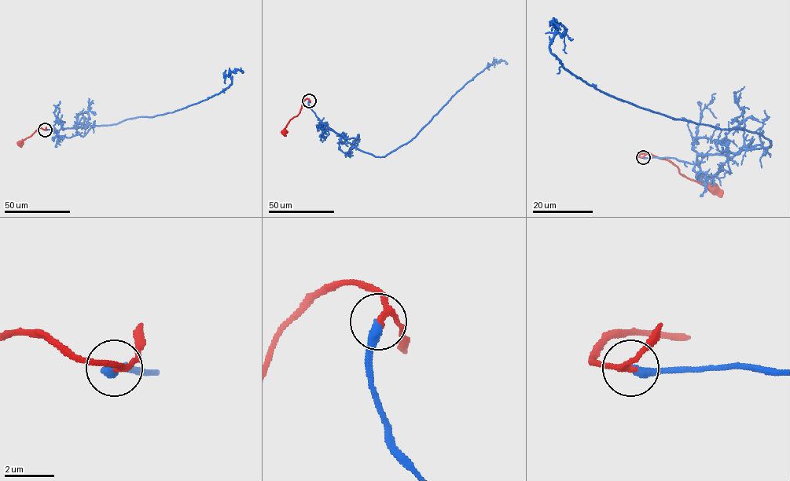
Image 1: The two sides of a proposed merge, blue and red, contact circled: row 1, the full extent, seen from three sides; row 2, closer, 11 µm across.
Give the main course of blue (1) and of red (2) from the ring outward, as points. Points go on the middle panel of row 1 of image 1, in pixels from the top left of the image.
1: (309, 100), (321, 124), (363, 152), (384, 156), (410, 141), (496, 60), (494, 62), (506, 64)
2: (309, 100), (306, 98), (303, 102), (300, 111), (290, 120), (284, 132)

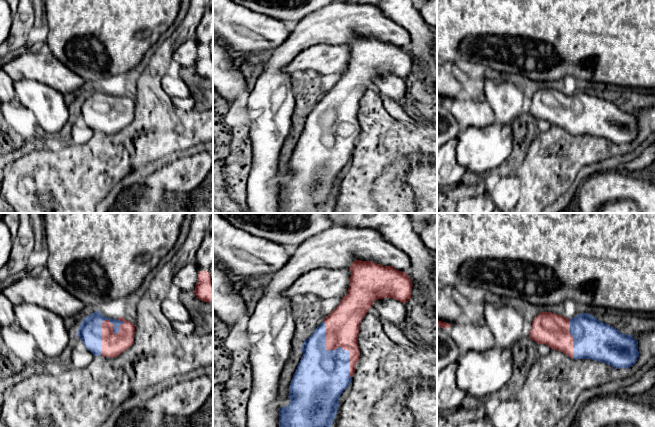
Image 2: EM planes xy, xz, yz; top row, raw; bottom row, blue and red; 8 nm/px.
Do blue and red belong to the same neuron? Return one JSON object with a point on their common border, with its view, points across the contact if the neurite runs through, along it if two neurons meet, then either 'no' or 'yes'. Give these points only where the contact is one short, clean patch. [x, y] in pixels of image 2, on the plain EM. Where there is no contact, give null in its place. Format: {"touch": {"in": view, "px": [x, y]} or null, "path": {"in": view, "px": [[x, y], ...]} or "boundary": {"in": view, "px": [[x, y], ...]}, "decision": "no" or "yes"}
{"touch": {"in": "xz", "px": [337, 124]}, "decision": "yes"}

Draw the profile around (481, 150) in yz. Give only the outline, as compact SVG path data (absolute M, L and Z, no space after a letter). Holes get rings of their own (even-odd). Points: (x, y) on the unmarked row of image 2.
M494 122L493 124L486 127L461 128L457 135L458 143L456 147L456 160L458 163L464 166L467 171L474 172L482 176L485 176L491 171L501 170L504 167L513 148L513 137L504 137L502 134L504 127L509 126L503 126Z

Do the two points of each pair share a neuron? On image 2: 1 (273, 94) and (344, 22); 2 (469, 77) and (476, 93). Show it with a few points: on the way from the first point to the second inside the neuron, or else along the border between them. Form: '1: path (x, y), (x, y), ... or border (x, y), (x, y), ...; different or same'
1: path (273, 69), (275, 64), (308, 31), (319, 27); same
2: path (470, 81), (473, 89); same

